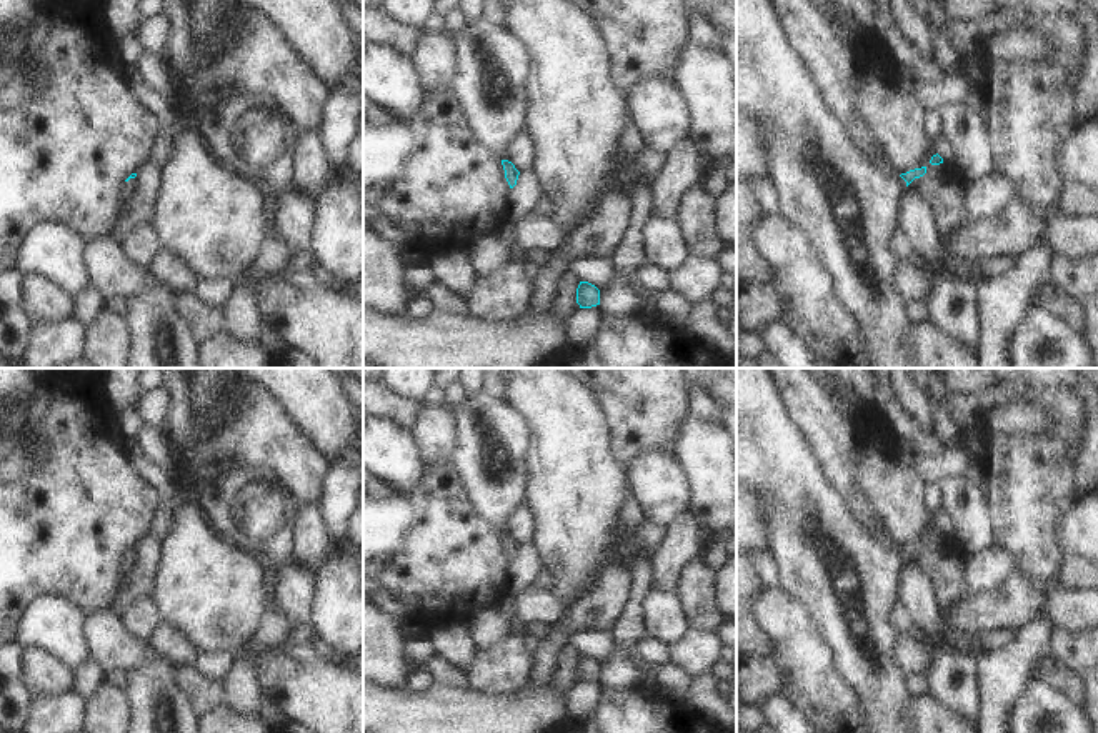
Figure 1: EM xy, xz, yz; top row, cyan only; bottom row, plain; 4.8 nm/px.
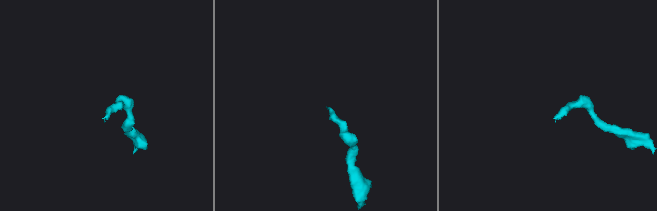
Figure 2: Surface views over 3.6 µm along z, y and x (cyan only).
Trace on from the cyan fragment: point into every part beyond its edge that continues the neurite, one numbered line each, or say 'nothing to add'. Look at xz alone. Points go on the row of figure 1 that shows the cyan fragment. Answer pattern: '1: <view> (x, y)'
1: xz (495, 65)

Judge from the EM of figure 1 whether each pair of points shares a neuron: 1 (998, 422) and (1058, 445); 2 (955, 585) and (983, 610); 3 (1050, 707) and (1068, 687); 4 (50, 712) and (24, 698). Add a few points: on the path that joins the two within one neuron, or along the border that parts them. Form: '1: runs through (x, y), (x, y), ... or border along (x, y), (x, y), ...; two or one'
1: border along (1053, 420), (1048, 428), (995, 432), (988, 438); two
2: border along (980, 593), (963, 600), (952, 615), (960, 630); two
3: border along (1032, 680), (1047, 683), (1080, 708); two
4: border along (37, 698), (30, 715); two

